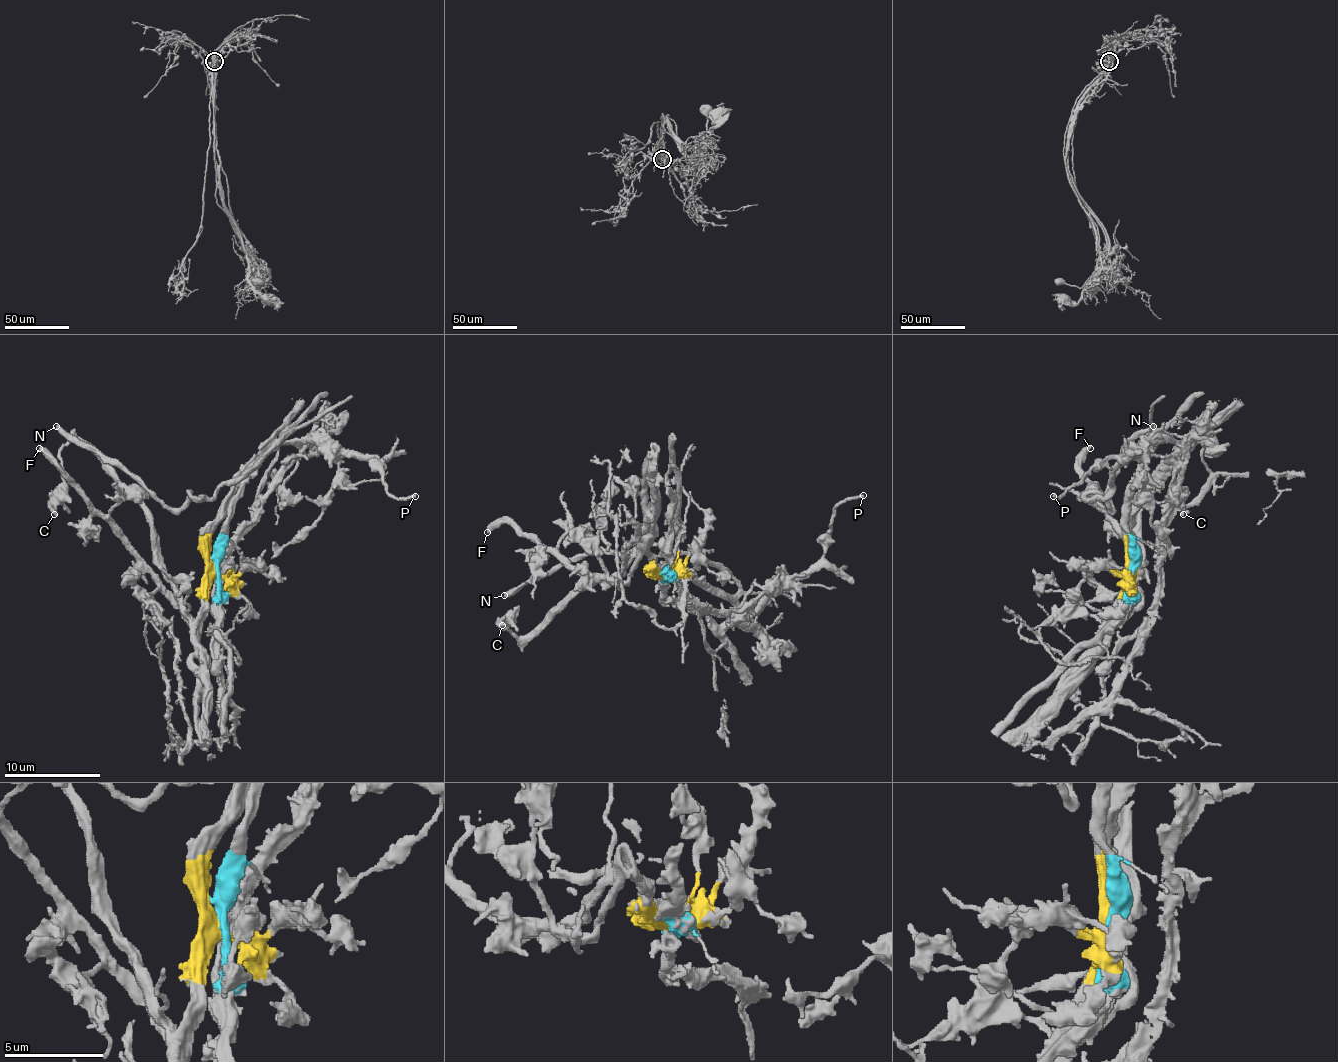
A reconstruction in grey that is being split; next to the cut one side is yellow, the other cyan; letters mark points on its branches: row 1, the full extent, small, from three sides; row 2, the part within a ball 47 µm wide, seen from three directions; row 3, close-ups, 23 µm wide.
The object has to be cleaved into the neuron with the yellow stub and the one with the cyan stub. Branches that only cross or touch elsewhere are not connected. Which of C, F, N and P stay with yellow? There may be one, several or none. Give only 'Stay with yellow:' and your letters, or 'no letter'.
Stay with yellow: C, F, P

